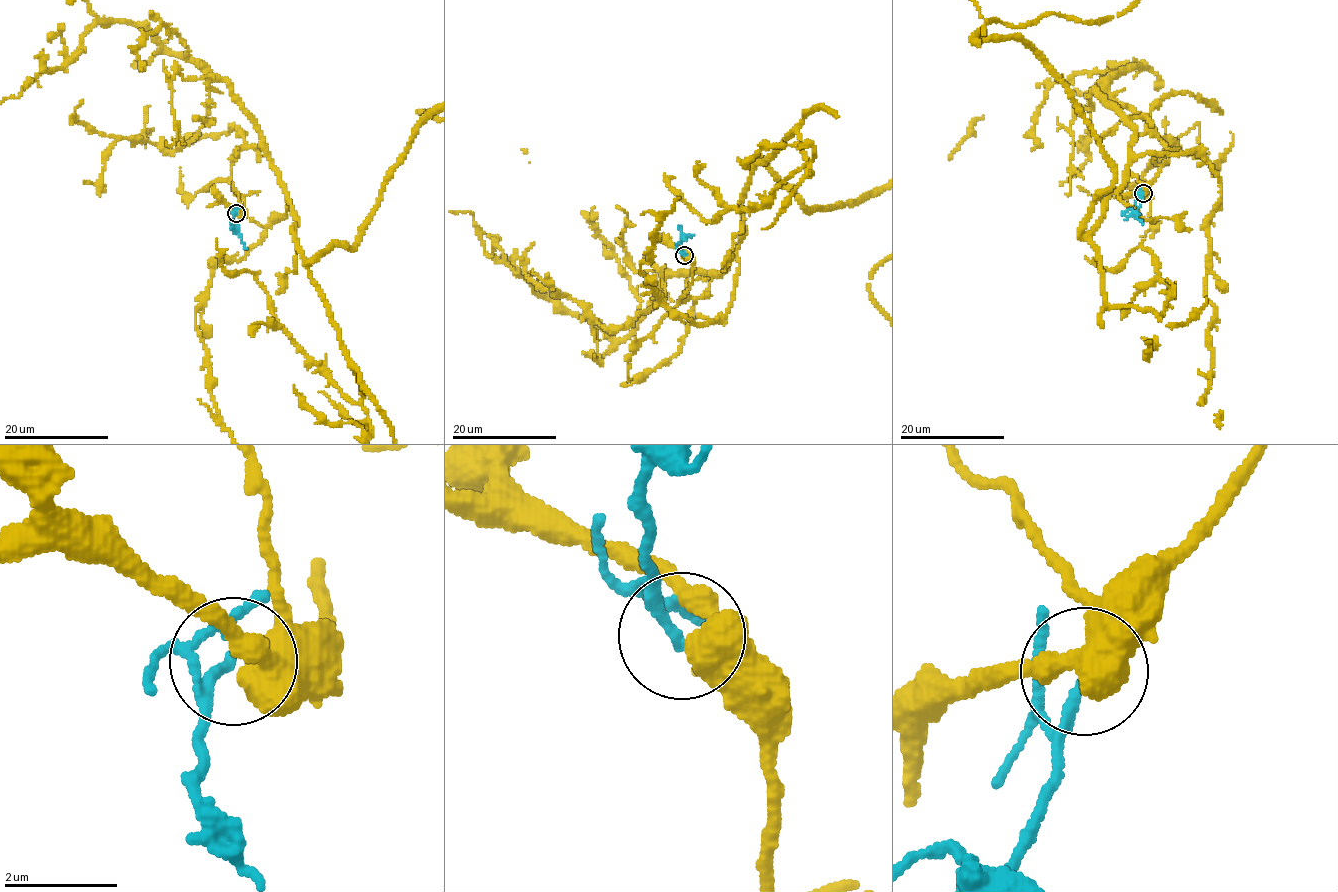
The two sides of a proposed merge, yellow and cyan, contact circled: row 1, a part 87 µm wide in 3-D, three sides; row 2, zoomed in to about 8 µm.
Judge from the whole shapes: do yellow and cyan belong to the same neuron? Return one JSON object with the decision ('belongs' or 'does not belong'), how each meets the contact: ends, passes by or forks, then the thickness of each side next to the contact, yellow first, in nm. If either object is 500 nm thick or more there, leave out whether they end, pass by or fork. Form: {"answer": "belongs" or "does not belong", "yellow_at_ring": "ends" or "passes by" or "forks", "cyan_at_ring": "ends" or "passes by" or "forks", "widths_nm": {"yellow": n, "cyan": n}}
{"answer": "does not belong", "widths_nm": {"yellow": 550, "cyan": 180}}

